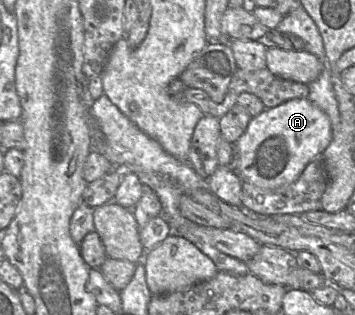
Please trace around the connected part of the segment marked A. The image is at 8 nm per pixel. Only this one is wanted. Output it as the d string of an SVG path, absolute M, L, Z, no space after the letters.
M292 99L279 106L265 109L252 117L245 132L236 141L237 167L234 172L242 182L249 182L261 188L279 189L298 179L309 162L320 157L332 140L332 126L328 115L306 99Z

